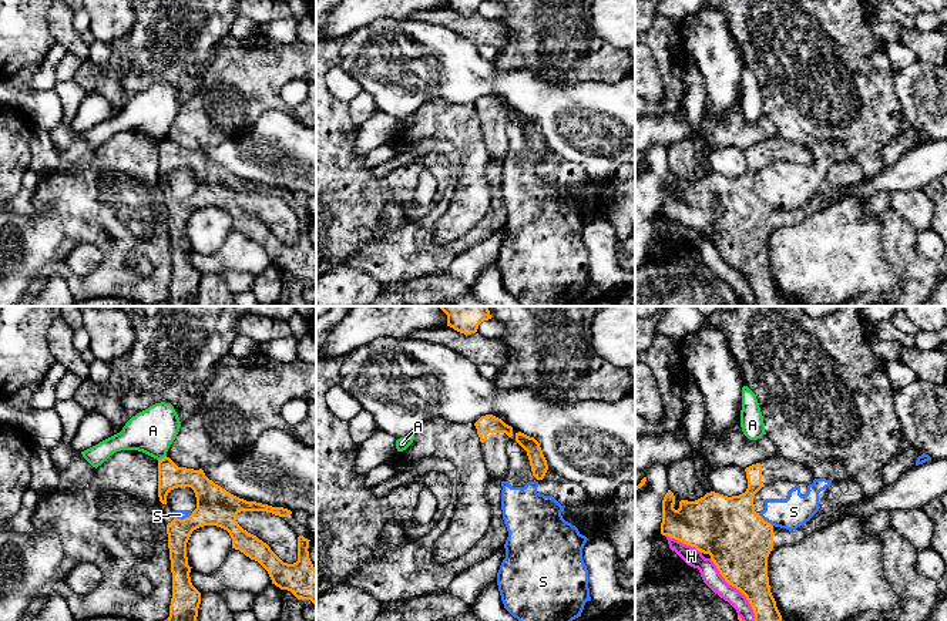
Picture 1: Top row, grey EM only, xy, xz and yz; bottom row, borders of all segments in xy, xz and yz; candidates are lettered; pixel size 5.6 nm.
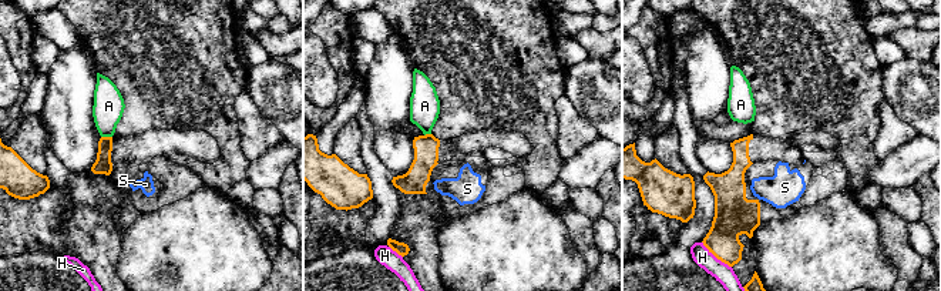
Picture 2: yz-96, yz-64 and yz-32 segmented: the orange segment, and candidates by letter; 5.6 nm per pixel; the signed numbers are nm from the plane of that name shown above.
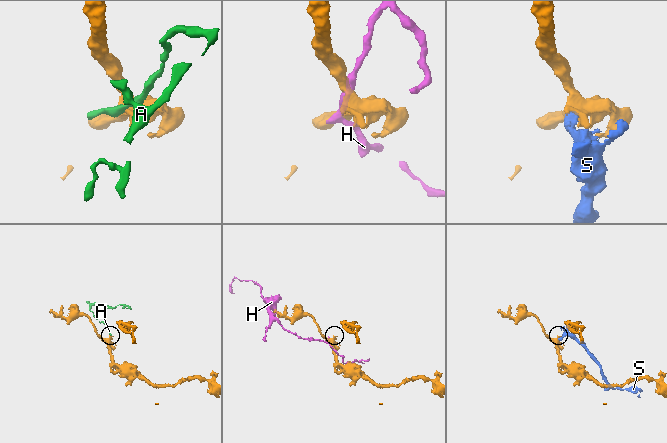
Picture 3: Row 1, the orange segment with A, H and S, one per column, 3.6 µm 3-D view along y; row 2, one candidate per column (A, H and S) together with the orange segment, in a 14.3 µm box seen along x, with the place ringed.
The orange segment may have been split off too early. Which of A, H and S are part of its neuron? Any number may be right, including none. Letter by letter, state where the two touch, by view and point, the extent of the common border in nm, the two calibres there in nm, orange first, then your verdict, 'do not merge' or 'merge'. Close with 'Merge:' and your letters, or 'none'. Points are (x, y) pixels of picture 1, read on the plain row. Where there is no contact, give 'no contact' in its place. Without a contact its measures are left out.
A: xy (161, 140) | 60 nm | 140/260 nm | do not merge
H: yz (738, 269) | 460 nm | 360/100 nm | do not merge
S: yz (764, 201) | 120 nm | 360/170 nm | do not merge
Merge: none

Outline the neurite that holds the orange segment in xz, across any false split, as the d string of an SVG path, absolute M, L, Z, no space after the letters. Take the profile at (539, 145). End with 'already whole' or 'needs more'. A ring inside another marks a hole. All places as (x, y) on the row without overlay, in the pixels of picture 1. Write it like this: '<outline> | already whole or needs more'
M521 113L516 114L516 122L527 132L533 157L537 161L543 161L548 151L548 145L540 124L534 118L530 118Z | already whole

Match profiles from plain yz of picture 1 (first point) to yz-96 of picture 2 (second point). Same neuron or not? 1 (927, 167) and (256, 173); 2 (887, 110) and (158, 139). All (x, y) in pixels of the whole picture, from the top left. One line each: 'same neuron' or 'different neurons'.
1: same neuron
2: different neurons

